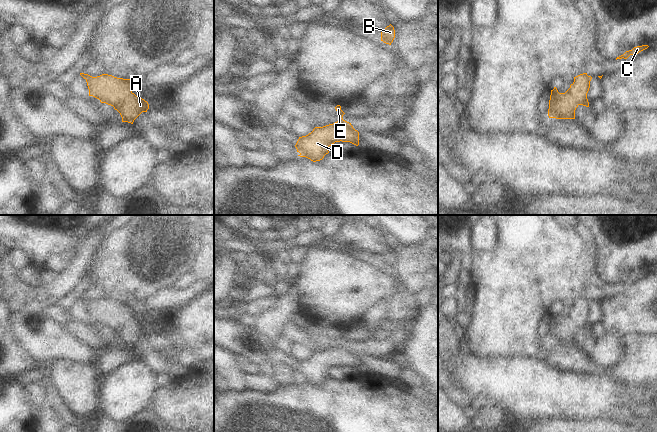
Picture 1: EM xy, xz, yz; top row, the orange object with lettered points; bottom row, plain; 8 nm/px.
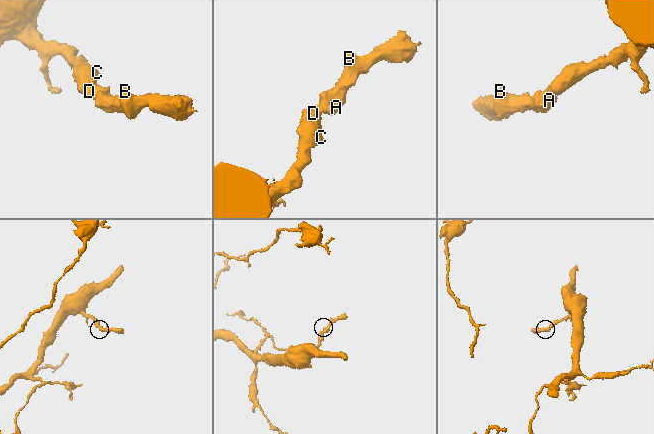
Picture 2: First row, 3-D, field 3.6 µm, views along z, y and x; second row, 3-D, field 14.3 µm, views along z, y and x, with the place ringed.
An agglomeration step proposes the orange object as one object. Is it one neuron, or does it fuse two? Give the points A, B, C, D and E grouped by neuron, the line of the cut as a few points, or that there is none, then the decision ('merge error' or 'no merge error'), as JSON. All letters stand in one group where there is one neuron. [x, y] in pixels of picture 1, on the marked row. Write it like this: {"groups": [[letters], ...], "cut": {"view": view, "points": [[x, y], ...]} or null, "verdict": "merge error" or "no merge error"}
{"groups": [["A", "B", "C", "D", "E"]], "cut": null, "verdict": "no merge error"}

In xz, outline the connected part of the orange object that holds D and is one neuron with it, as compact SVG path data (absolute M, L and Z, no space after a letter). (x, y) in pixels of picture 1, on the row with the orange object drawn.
M341 106L335 107L339 120L333 124L323 127L315 127L311 133L299 137L295 147L300 157L306 157L313 162L320 161L329 153L328 147L335 142L350 142L359 145L359 132L353 128L351 123L342 117L345 114Z

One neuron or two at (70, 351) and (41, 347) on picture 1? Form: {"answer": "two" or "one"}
{"answer": "one"}

